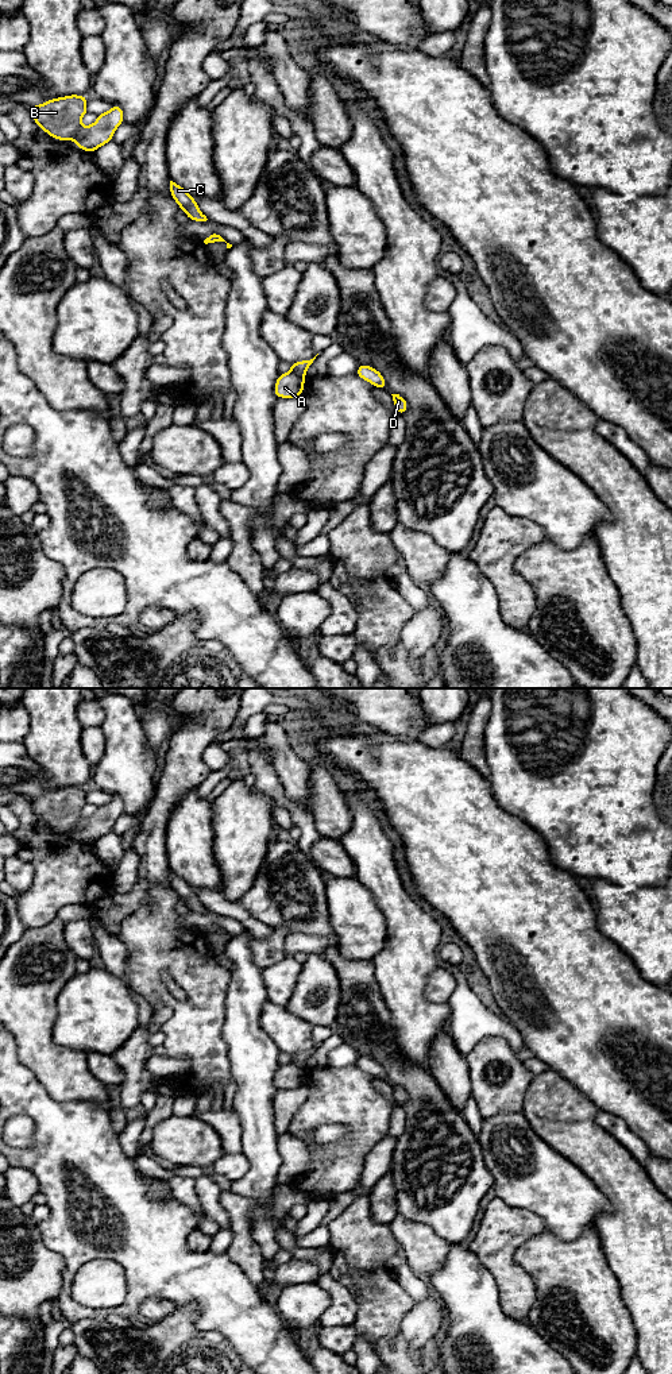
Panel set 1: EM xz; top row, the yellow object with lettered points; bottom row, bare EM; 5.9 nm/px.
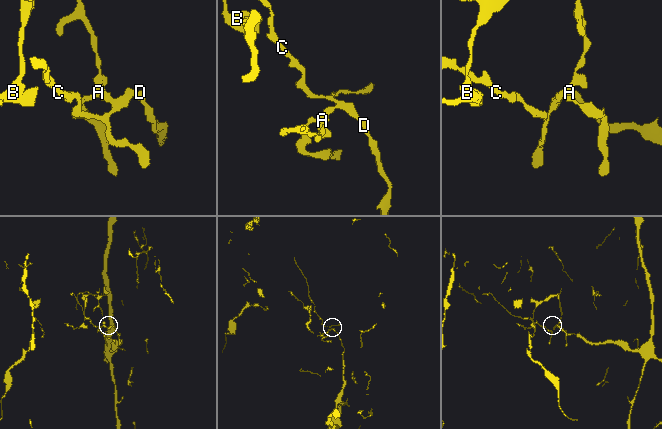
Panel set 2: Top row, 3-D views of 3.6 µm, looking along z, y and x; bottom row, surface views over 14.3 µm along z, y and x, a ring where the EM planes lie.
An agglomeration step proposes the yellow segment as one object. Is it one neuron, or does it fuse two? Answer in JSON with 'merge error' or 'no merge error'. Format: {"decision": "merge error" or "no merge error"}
{"decision": "merge error"}

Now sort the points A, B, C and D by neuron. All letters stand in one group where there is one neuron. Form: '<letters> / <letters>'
A B / C D

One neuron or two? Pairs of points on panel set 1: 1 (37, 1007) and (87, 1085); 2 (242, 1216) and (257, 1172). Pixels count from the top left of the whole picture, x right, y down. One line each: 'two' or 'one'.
1: one
2: two

